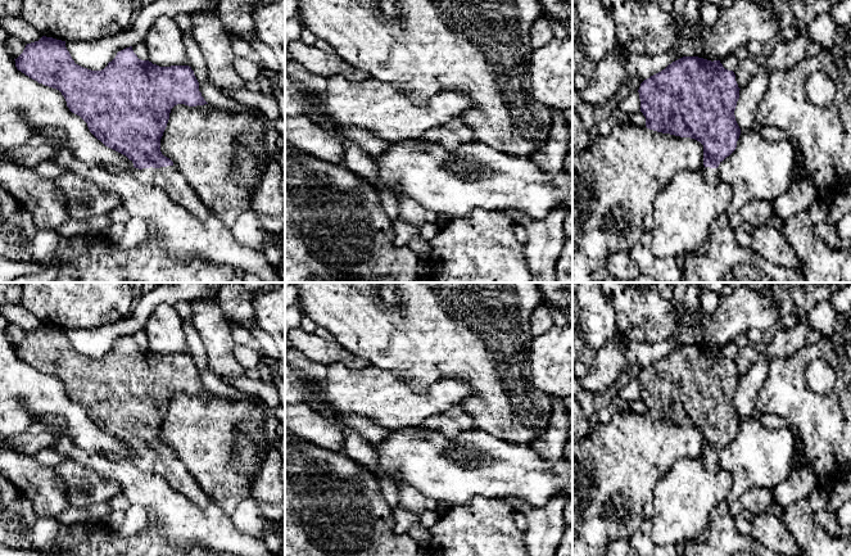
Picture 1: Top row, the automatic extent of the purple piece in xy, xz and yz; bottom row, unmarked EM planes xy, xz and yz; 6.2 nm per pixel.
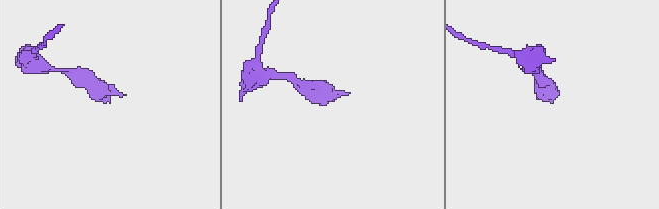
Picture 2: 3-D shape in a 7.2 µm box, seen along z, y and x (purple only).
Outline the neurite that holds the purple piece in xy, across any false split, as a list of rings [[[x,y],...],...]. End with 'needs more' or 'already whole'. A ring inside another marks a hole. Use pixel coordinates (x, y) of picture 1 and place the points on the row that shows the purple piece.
[[[46,36],[27,44],[14,60],[17,69],[30,78],[59,90],[69,110],[87,123],[90,132],[98,140],[133,163],[133,175],[140,182],[166,190],[175,202],[186,207],[196,217],[208,217],[207,205],[173,162],[160,152],[160,139],[171,109],[177,104],[189,107],[208,104],[199,91],[199,82],[191,67],[159,67],[139,59],[130,46],[118,51],[104,69],[91,71],[74,63],[65,41]]]; needs more

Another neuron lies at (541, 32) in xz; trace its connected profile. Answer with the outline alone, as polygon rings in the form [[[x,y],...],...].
[[[538,18],[530,30],[530,42],[534,49],[549,42],[554,39],[553,30],[547,18]]]

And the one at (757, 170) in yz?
[[[756,128],[741,130],[735,150],[720,162],[718,171],[733,191],[728,214],[752,200],[773,203],[792,189],[795,145],[791,139],[765,140]]]

